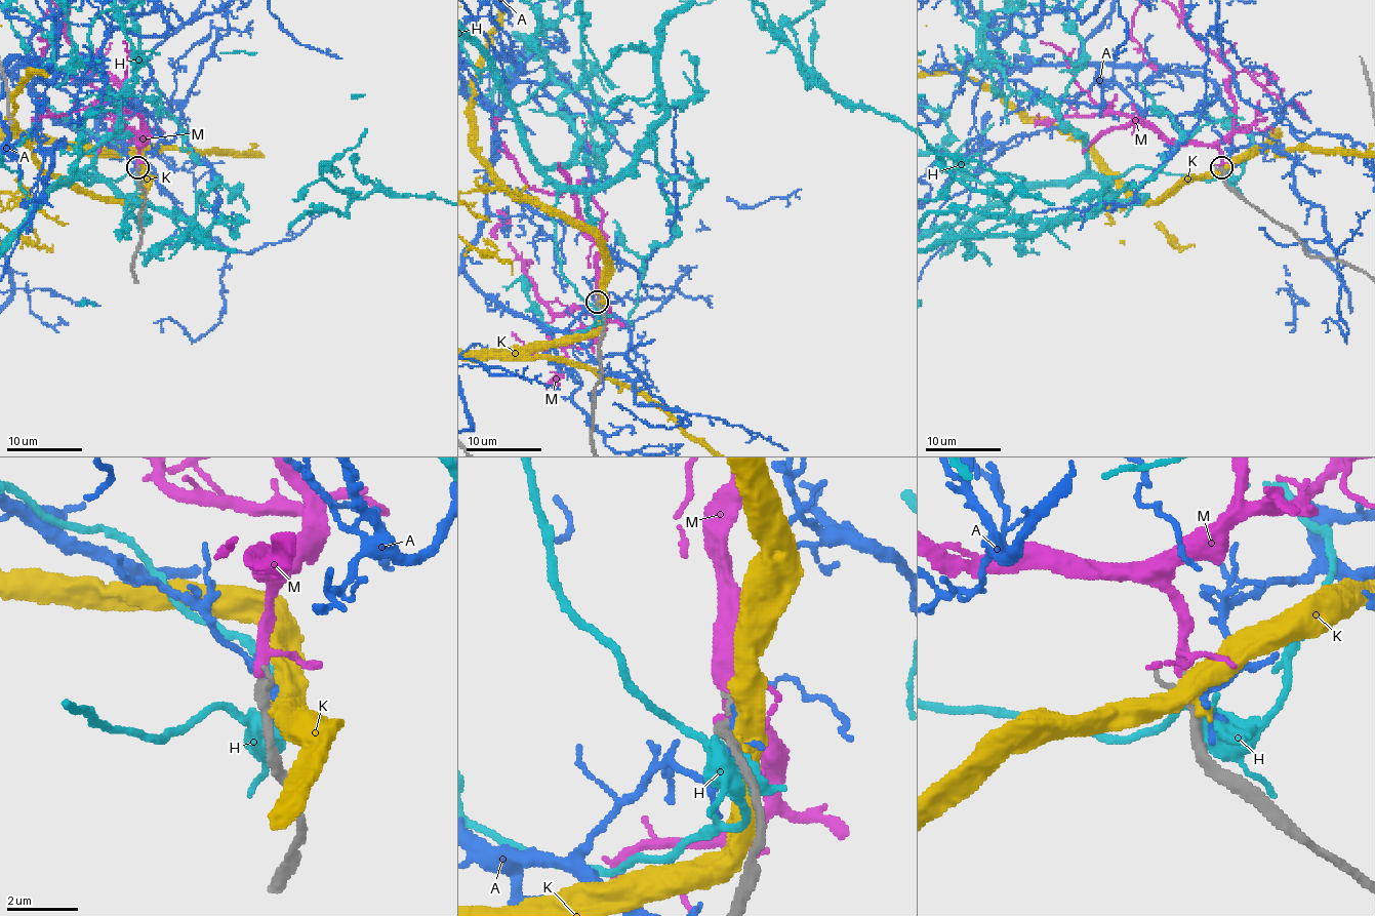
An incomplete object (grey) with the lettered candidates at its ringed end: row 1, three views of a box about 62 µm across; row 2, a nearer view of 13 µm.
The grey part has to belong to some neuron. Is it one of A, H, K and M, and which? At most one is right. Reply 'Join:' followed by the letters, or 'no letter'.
Join: M

